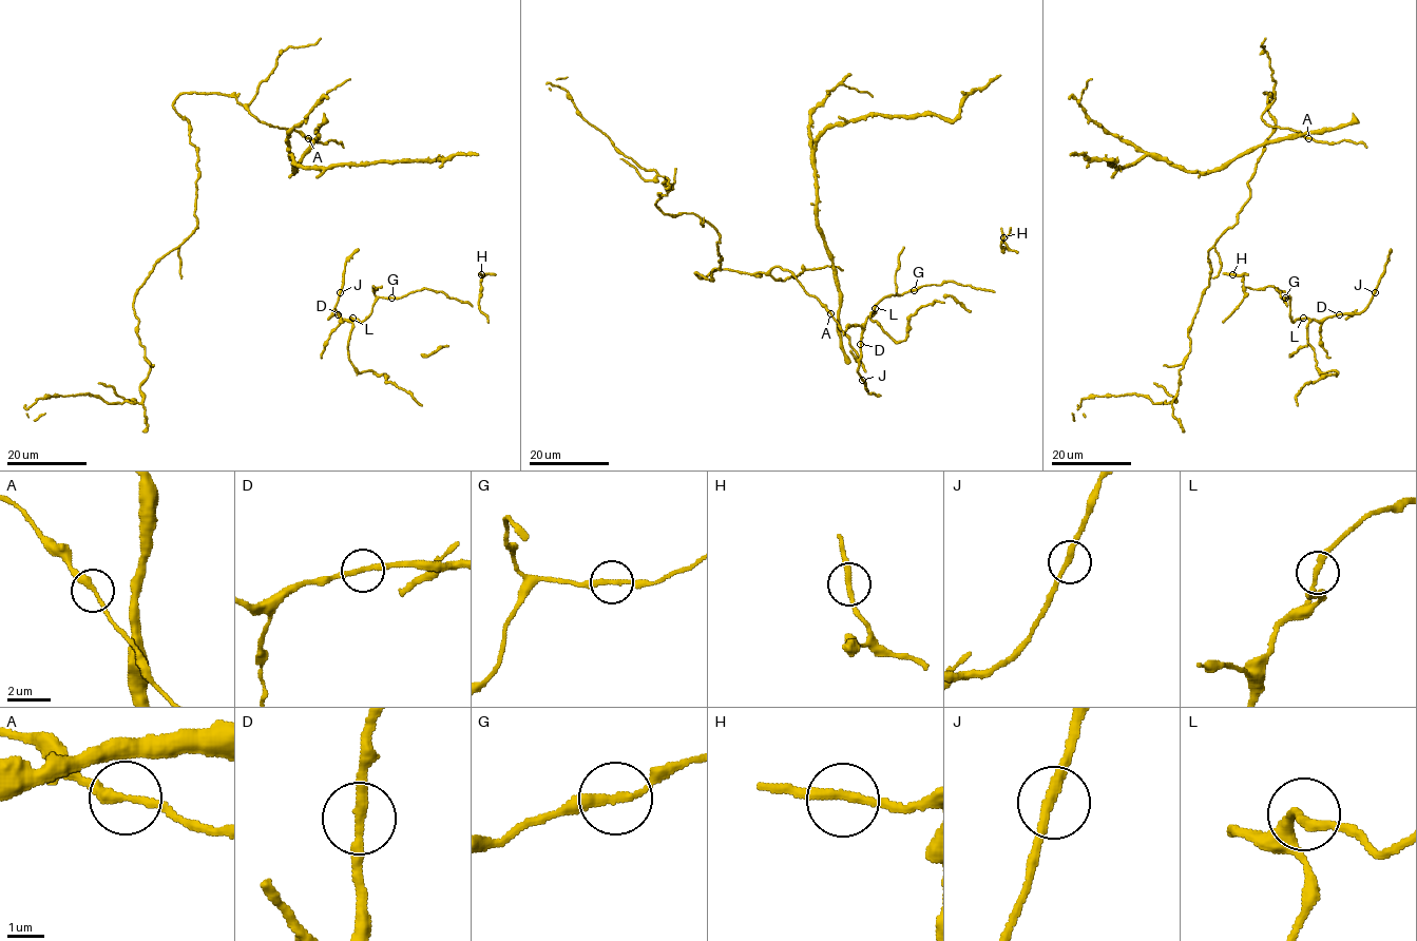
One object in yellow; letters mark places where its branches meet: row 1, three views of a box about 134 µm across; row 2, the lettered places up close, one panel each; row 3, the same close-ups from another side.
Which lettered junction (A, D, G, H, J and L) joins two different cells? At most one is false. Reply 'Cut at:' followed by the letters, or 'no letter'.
Cut at: no letter

